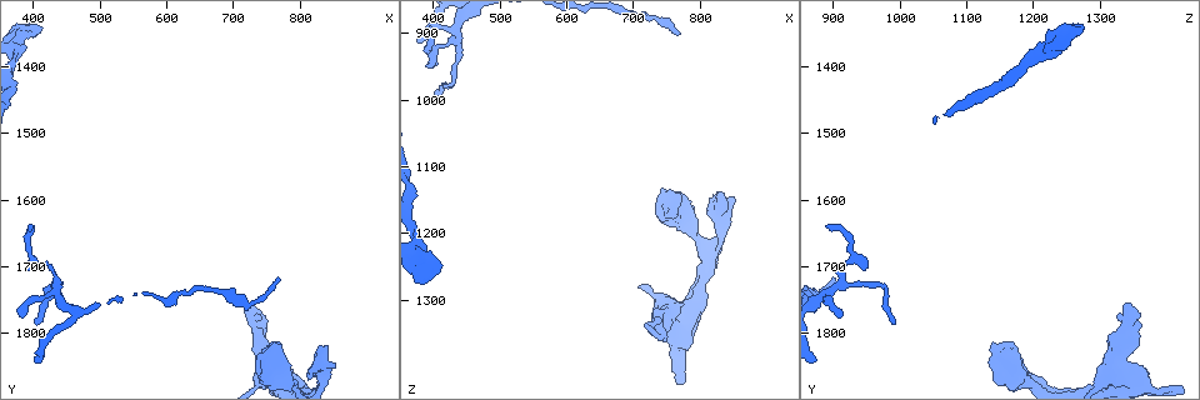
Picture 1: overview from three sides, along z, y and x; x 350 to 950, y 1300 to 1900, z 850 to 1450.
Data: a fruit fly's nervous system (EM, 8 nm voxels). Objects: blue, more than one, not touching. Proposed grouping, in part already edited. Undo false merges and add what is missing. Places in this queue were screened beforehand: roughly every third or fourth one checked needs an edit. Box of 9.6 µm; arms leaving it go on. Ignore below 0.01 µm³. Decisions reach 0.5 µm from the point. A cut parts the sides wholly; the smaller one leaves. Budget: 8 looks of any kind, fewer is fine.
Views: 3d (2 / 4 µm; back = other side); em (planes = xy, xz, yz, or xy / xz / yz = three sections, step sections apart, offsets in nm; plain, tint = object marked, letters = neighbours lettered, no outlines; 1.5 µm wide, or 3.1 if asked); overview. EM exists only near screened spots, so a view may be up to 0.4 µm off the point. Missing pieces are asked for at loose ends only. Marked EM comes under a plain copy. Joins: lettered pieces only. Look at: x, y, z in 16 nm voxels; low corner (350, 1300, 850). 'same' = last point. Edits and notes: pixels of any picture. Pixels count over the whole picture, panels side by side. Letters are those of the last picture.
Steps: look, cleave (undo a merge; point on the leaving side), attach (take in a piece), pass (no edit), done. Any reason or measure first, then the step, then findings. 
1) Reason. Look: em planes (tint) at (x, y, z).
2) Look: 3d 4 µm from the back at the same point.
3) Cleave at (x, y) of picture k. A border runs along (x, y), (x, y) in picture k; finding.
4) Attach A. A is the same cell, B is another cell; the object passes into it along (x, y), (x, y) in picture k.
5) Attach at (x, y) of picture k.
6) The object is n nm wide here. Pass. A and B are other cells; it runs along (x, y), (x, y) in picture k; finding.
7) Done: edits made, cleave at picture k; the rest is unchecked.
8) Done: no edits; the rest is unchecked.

Look: em planes (tint) at (755, 1820, 1170).

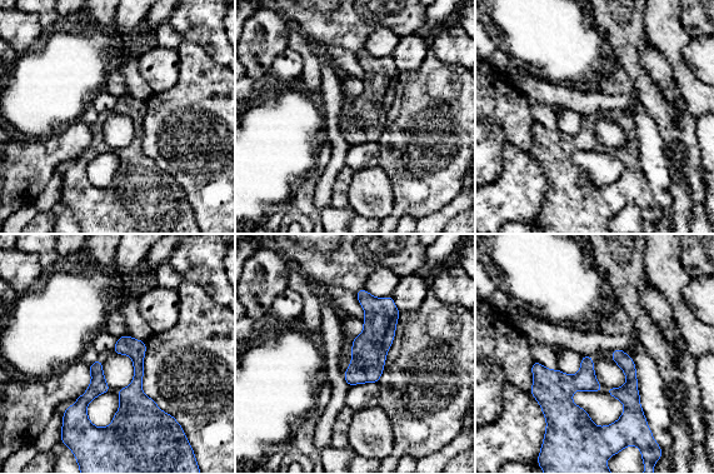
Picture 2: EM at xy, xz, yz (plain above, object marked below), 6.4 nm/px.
Look: em planes (letters) at the same point.

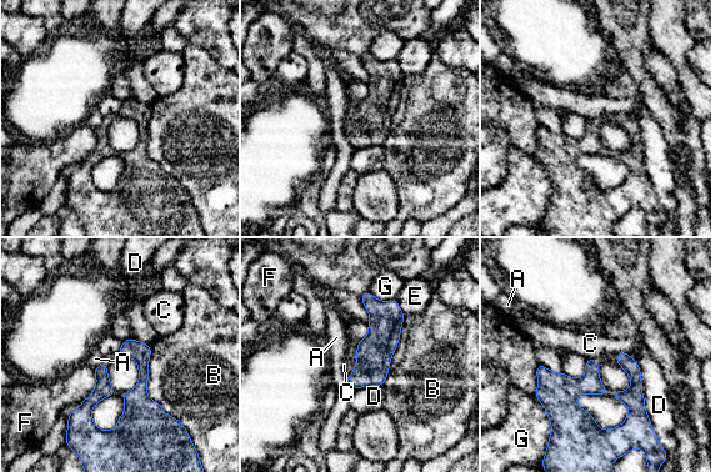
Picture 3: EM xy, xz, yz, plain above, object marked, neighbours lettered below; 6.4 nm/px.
Pass. A, B, C, D, E, F and G are other cells; it runs along (547, 373), (592, 426), (617, 432) in picture 3; none of them fits.

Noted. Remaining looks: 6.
Thin end. Look: em planes (letters) at (400, 1640, 890).

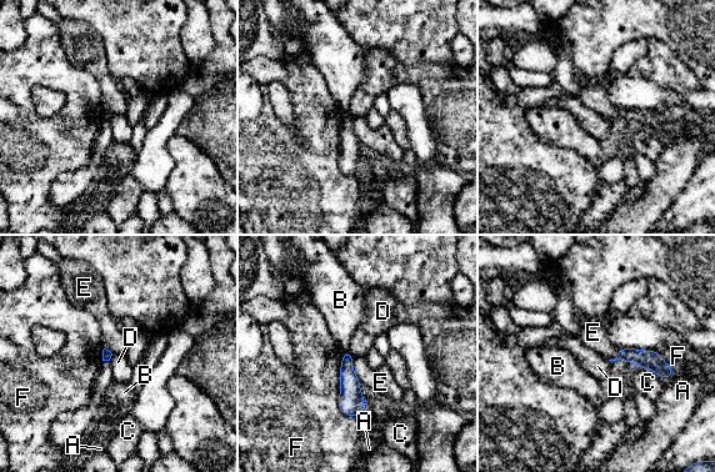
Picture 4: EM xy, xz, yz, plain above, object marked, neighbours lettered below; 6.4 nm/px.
Pass. A, B, C, D, E and F are other cells; a border runs along (113, 355), (109, 361) in picture 4; no lettered piece goes on from it.

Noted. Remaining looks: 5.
Abrupt turn. Look: em xz step 8 (tint) at (390, 1345, 1255).

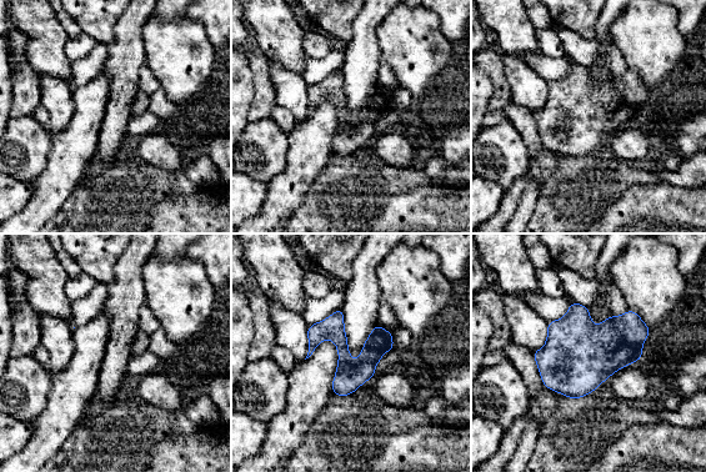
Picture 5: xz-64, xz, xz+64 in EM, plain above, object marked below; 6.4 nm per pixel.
Look: em planes (letters) at the same point.

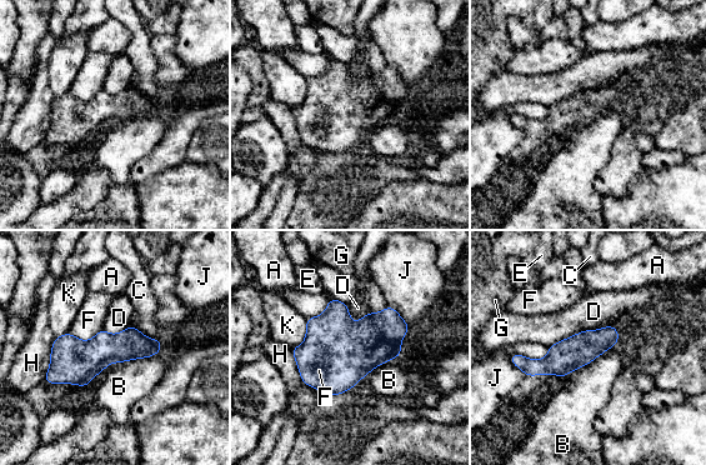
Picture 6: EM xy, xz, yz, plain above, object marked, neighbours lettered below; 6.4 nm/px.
Pass. A, B, C, D, E, F, G, H, J and K are other cells; it runs along (158, 343), (105, 348), (48, 378) in picture 6; all the same neuron.

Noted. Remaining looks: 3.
Done: no edits; the rest is unchecked.

